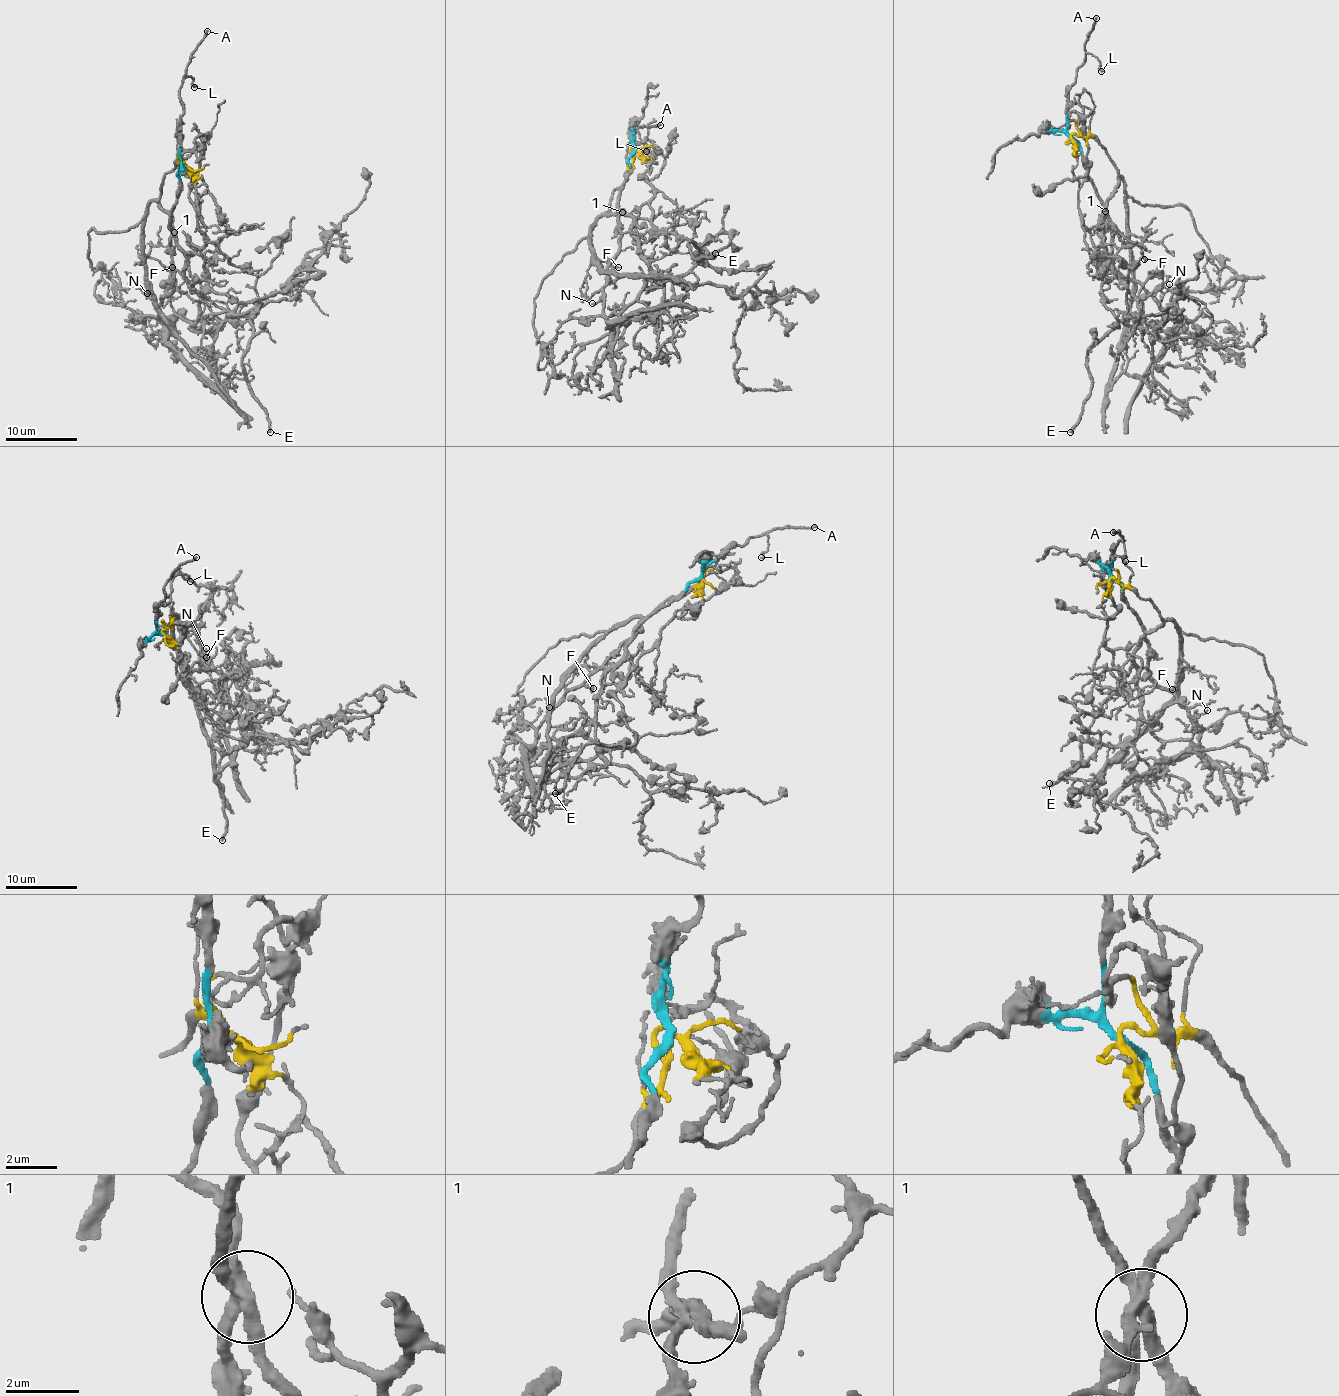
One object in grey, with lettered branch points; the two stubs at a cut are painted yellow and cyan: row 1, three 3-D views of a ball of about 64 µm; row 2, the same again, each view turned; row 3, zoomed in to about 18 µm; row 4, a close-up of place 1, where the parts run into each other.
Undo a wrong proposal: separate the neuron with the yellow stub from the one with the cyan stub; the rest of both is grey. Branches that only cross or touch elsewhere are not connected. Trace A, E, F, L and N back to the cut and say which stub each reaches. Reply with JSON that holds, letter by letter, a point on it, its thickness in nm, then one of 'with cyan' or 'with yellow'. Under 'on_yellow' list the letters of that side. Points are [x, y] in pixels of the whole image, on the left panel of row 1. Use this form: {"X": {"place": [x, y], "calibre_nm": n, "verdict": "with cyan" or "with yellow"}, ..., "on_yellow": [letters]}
{"A": {"place": [207, 31], "calibre_nm": 200, "verdict": "with cyan"}, "E": {"place": [270, 432], "calibre_nm": 240, "verdict": "with yellow"}, "F": {"place": [172, 267], "calibre_nm": 90, "verdict": "with yellow"}, "L": {"place": [194, 87], "calibre_nm": 140, "verdict": "with cyan"}, "N": {"place": [147, 293], "calibre_nm": 100, "verdict": "with cyan"}, "on_yellow": ["E", "F"]}

